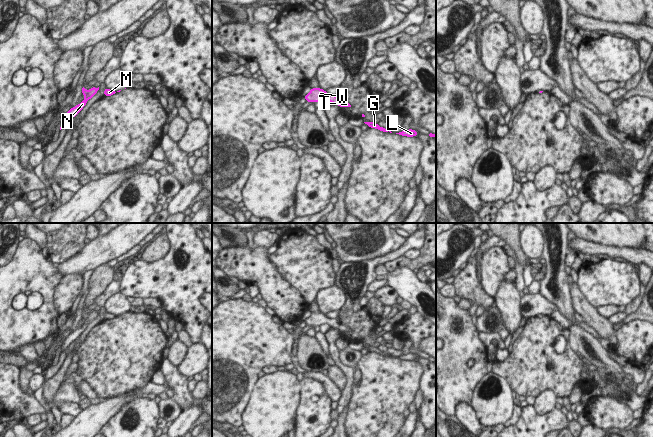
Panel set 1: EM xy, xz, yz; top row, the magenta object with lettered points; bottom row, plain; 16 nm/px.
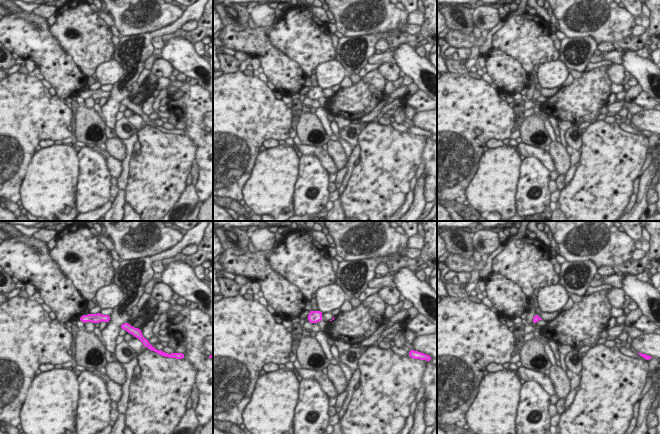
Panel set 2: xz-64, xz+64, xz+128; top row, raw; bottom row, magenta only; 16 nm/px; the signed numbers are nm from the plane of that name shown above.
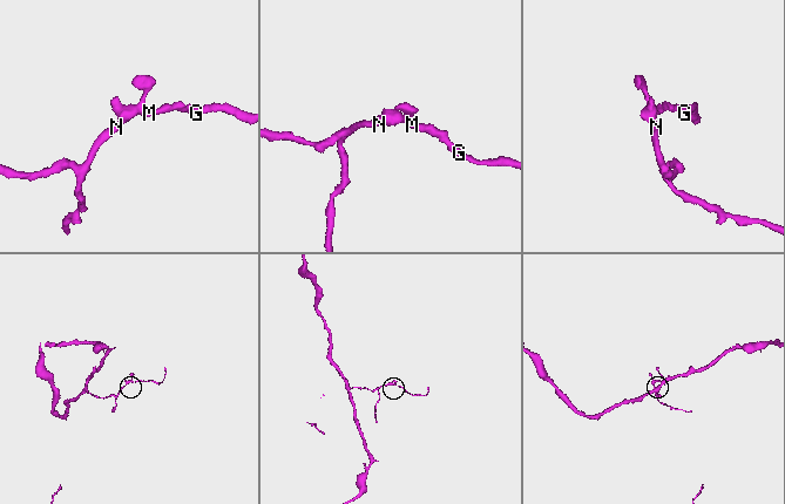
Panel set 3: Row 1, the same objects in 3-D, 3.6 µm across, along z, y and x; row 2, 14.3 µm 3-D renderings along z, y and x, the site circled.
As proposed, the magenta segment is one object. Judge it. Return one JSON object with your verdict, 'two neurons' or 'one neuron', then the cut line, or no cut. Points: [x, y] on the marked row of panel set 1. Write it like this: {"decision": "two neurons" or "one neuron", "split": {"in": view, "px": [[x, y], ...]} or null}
{"decision": "one neuron", "split": null}

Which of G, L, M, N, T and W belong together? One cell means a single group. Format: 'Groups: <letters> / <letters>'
Groups: G L M N T W.

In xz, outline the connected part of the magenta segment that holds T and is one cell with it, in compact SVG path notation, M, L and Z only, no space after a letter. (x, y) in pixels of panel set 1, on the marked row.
M311 88L310 92L306 94L305 99L307 102L320 102L321 100L328 100L330 103L337 104L339 107L352 108L352 105L345 101L340 101L334 94L328 94L325 90L320 88Z

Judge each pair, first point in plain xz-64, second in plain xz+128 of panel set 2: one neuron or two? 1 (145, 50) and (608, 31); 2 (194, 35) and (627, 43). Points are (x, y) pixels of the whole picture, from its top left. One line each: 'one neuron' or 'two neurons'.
1: two neurons
2: one neuron

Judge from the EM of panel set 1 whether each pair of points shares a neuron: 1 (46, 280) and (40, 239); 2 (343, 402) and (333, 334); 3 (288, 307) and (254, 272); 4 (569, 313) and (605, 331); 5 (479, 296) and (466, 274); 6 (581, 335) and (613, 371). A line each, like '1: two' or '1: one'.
1: two
2: one
3: one
4: two
5: one
6: one

